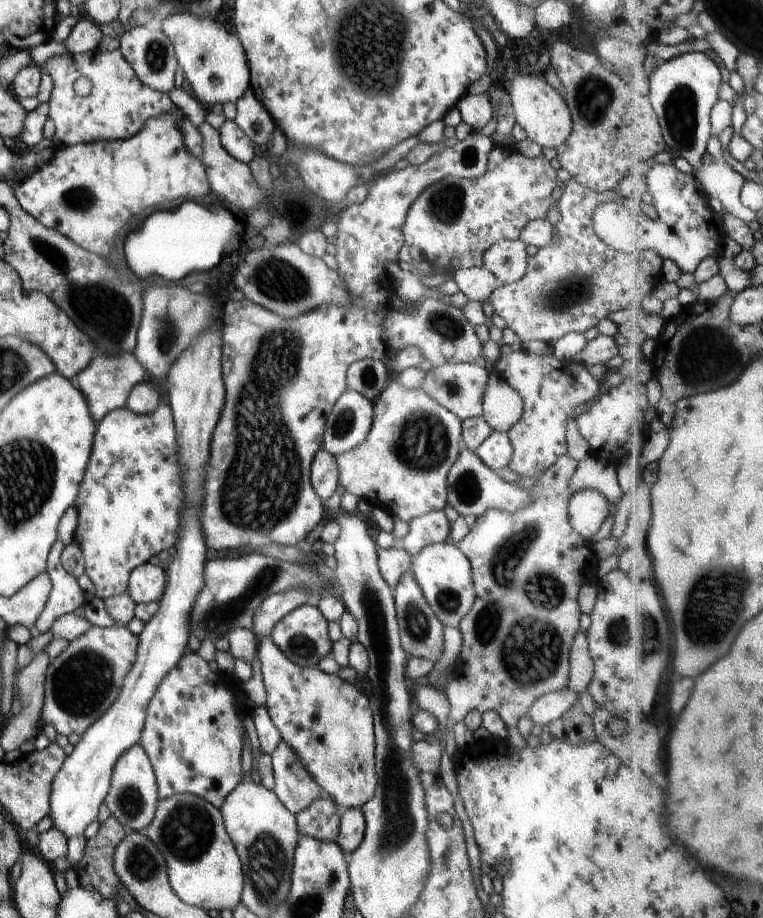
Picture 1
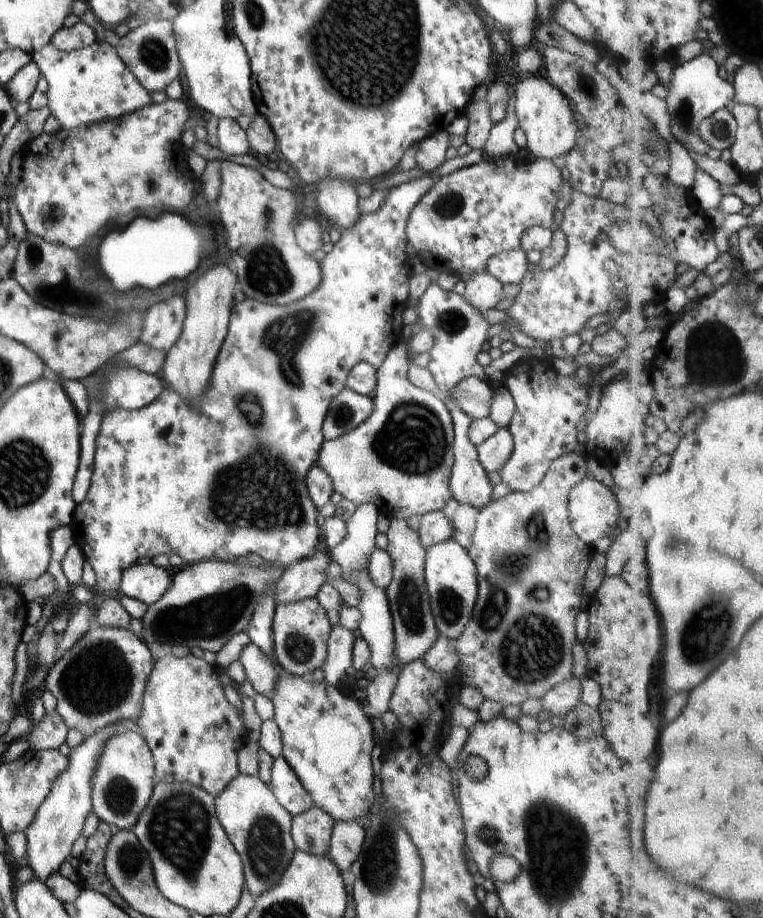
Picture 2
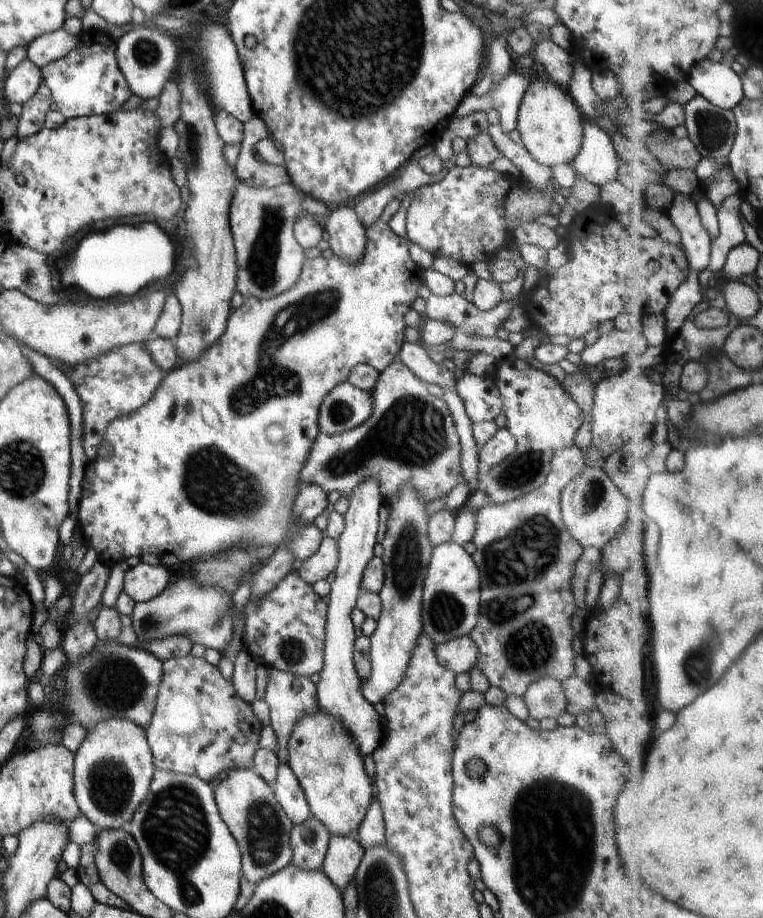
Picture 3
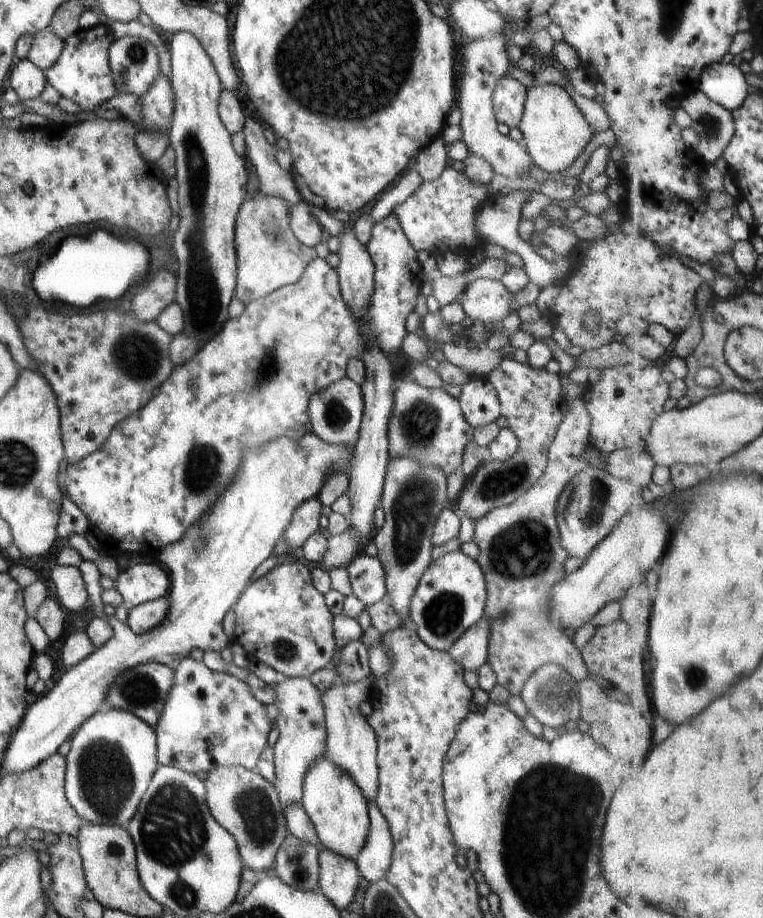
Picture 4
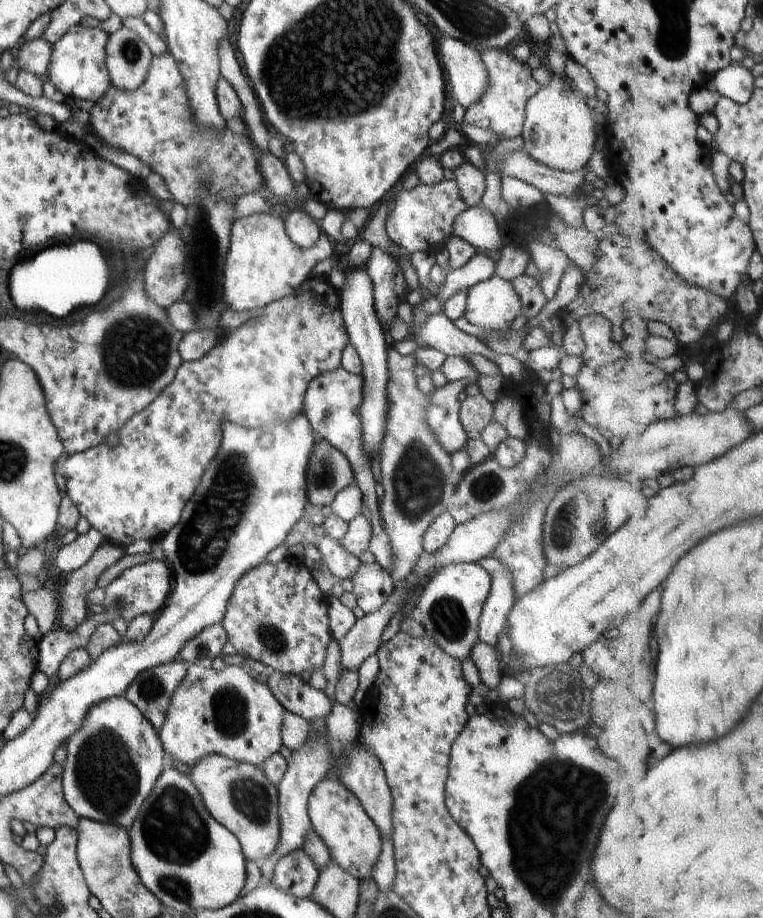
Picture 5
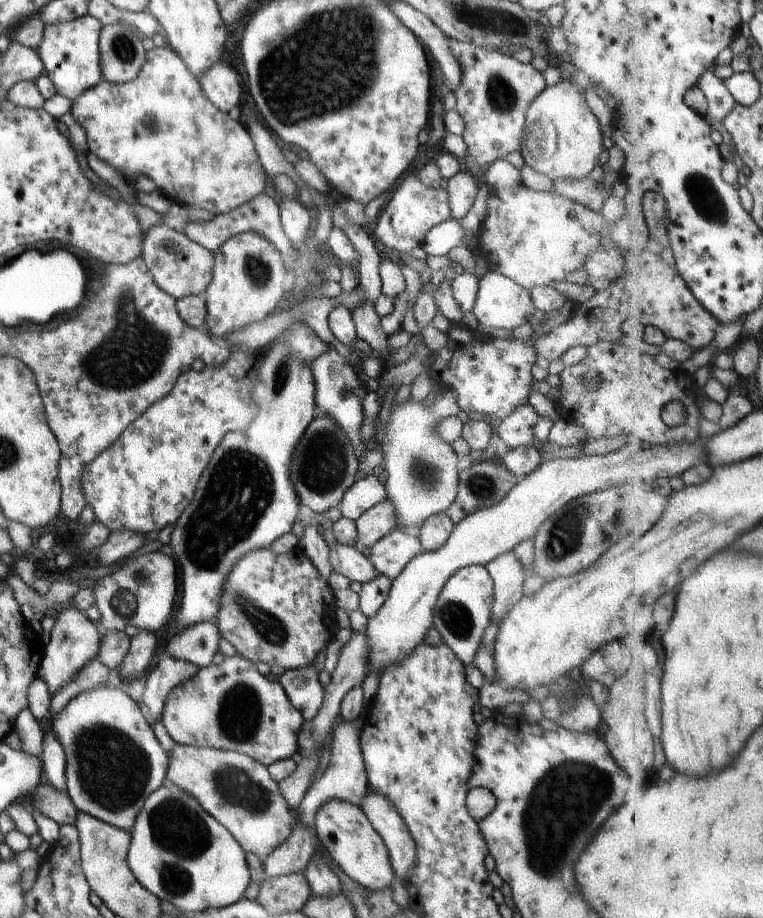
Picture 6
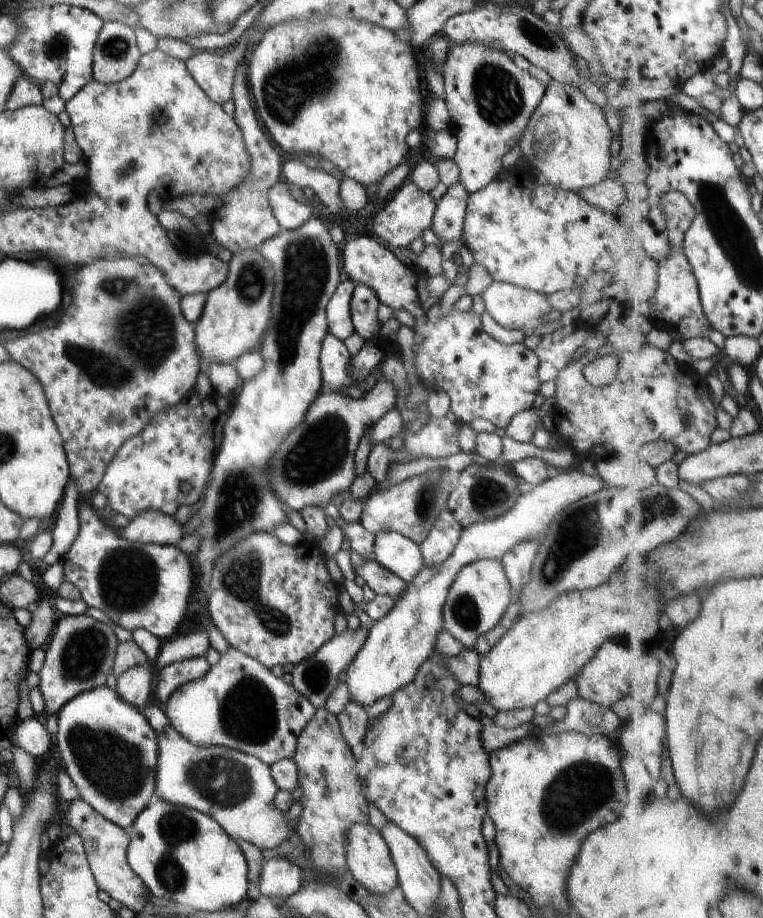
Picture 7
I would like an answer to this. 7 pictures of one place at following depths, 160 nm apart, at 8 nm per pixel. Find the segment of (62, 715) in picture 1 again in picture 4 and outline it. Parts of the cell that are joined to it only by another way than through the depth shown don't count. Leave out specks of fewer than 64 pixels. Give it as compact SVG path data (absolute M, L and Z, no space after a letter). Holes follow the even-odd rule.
M146 663L123 672L111 685L106 697L107 705L135 714L148 726L155 727L160 720L166 697L175 681L175 669L160 663Z

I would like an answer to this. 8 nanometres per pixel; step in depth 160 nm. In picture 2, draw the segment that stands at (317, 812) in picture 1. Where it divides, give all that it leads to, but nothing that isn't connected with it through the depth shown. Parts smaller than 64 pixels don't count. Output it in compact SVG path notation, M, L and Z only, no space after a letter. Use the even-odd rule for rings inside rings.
M313 806L295 816L291 824L291 837L295 847L311 855L328 854L335 820L324 810Z

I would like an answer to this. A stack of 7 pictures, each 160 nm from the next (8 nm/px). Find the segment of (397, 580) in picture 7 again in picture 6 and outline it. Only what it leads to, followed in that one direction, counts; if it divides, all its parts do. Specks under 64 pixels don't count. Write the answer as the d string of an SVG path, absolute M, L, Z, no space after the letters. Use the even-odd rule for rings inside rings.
M338 543L330 550L329 559L333 570L350 578L351 581L356 580L363 585L374 580L379 574L370 559L356 547Z

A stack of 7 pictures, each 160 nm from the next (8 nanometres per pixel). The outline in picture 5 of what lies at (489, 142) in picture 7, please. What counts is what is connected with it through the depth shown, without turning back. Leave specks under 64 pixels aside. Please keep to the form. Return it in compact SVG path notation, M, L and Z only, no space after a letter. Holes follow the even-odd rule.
M488 49L478 52L487 70L488 86L481 97L465 110L463 124L474 125L493 132L500 139L520 136L525 121L525 106L530 97L540 90L540 83L532 77L531 68L517 61L505 49Z

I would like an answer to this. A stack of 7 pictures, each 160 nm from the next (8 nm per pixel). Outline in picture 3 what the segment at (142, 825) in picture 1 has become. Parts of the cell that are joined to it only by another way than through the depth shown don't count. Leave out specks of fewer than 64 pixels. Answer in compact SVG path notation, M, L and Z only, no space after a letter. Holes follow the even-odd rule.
M120 718L98 722L75 753L74 798L79 812L99 830L123 829L148 796L156 771L144 729Z

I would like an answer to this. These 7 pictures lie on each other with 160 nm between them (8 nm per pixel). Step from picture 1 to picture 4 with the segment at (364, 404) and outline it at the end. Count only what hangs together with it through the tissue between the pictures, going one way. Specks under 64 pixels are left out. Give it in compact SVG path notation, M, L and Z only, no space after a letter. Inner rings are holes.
M348 376L342 377L310 395L307 413L316 436L331 445L350 447L352 451L359 437L363 415L361 386Z

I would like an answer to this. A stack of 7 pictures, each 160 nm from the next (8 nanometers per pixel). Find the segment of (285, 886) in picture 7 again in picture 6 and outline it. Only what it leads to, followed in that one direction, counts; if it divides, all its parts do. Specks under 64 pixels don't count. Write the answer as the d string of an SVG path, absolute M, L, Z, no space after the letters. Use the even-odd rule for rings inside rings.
M302 824L296 825L288 840L262 860L267 876L276 878L290 873L303 874L317 842L316 833Z

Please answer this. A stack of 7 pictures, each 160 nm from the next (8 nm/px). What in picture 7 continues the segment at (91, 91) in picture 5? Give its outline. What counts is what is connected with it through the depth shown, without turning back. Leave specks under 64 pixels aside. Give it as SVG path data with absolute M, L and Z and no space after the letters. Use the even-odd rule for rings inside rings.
M26 3L17 5L14 14L19 24L18 34L12 46L8 45L4 50L11 56L24 76L41 84L52 82L58 87L59 96L69 101L76 96L80 89L93 80L93 48L104 21L91 10L70 5L48 6L44 3Z

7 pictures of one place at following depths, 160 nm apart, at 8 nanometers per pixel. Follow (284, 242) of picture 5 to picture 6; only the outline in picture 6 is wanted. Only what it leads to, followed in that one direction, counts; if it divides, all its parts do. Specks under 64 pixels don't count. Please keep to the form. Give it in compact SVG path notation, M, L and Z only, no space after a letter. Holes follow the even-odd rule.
M256 234L232 237L213 254L215 268L207 288L205 321L210 336L214 341L221 341L245 325L263 321L276 312L289 288L290 279L281 252Z

